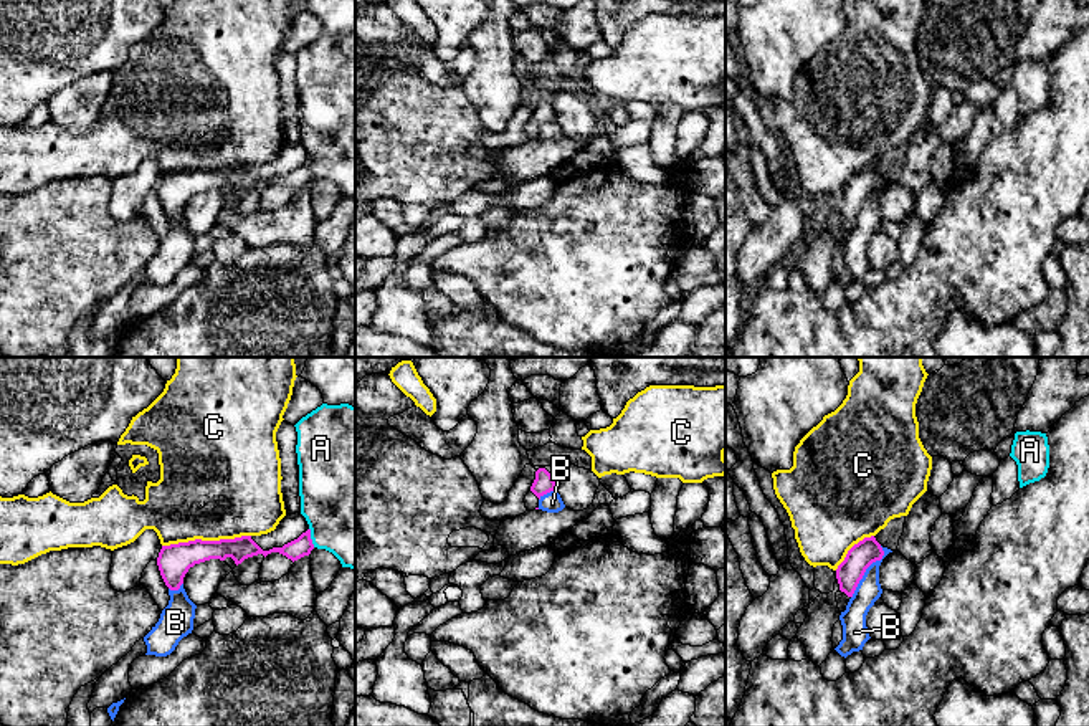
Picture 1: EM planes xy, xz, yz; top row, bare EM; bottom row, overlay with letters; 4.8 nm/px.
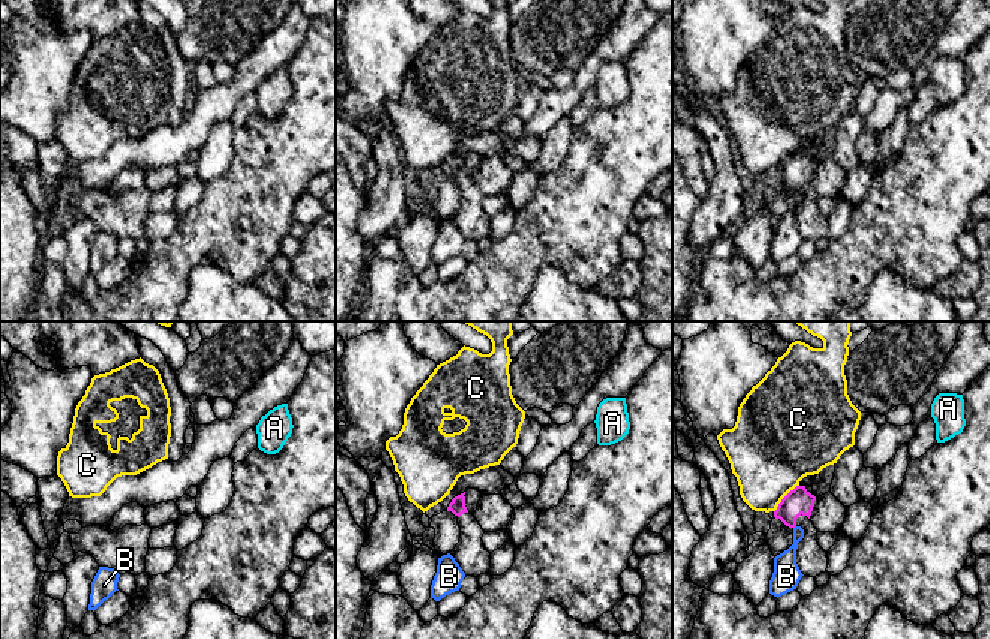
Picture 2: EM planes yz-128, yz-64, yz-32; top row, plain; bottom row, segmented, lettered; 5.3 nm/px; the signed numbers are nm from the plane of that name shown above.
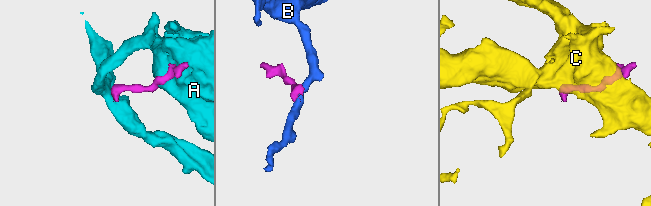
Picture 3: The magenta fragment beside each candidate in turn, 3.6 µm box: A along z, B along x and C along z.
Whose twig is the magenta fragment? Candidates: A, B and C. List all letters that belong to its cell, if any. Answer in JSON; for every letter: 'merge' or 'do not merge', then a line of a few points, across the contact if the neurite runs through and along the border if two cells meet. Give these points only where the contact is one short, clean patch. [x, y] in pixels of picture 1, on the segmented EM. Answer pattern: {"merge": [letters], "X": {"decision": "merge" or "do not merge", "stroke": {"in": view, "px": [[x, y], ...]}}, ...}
{"merge": [], "A": {"decision": "do not merge"}, "B": {"decision": "do not merge", "stroke": {"in": "yz", "px": [[881, 546], [883, 556], [866, 569], [851, 597]]}}, "C": {"decision": "do not merge"}}

